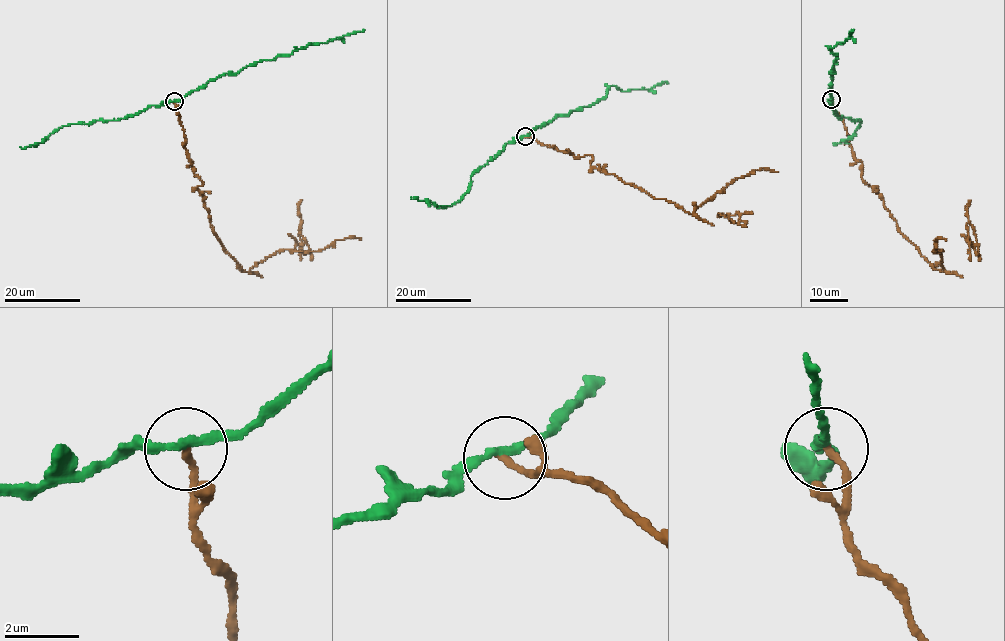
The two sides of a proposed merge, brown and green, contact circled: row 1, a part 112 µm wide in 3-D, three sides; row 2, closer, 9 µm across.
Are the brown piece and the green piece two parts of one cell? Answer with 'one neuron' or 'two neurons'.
two neurons

